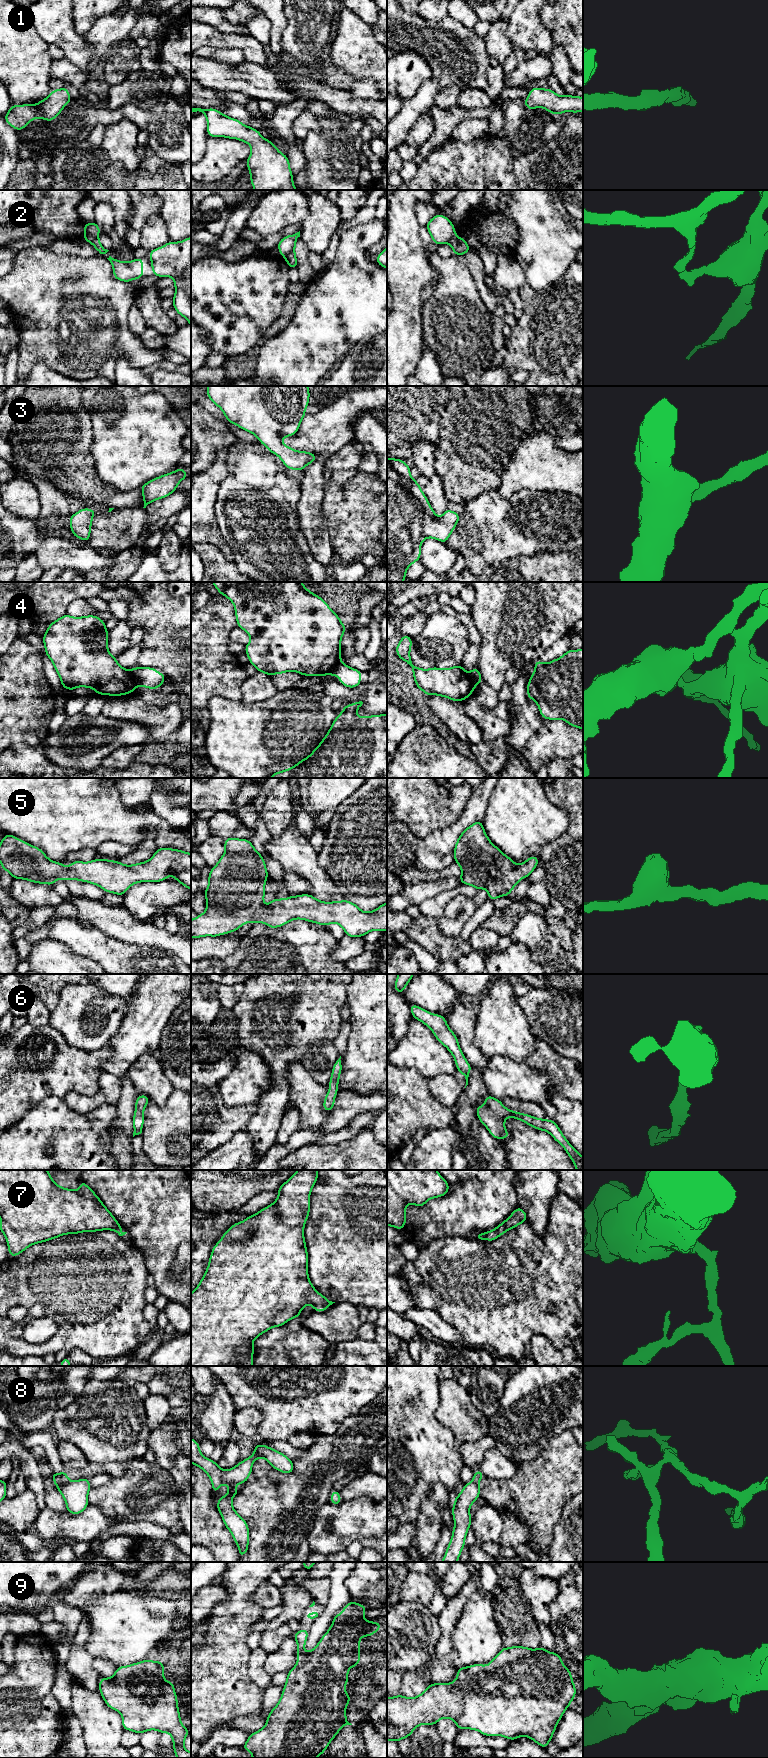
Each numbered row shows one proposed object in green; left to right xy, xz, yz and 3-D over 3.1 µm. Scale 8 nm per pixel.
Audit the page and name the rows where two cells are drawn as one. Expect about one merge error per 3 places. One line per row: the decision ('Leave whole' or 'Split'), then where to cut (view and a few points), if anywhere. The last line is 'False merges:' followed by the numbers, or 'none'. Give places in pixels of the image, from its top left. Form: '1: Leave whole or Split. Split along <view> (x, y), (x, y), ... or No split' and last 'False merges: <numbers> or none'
1: Leave whole. No split
2: Split. Split along xz (294, 251), (284, 257)
3: Leave whole. No split
4: Split. Split along xy (128, 671), (137, 685)
5: Leave whole. No split
6: Leave whole. No split
7: Leave whole. No split
8: Split. Split along xy (69, 1481), (57, 1487)
9: Leave whole. No split
False merges: 2, 4, 8

